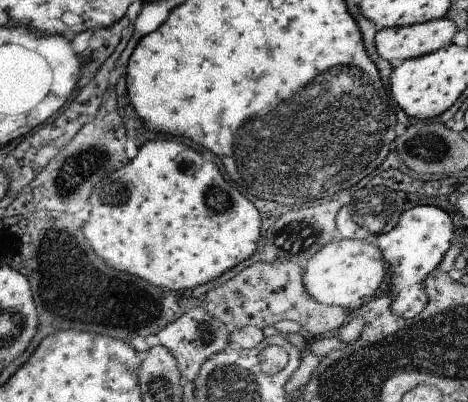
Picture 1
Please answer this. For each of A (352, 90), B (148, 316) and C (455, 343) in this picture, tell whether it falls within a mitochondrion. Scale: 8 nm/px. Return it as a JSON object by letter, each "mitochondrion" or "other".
{"A":"mitochondrion","B":"mitochondrion","C":"mitochondrion"}

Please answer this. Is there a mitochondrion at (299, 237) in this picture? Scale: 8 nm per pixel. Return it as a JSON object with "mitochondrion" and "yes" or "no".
{"mitochondrion":"yes"}

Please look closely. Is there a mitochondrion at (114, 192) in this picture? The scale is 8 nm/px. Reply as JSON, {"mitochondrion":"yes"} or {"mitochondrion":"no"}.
{"mitochondrion":"yes"}

